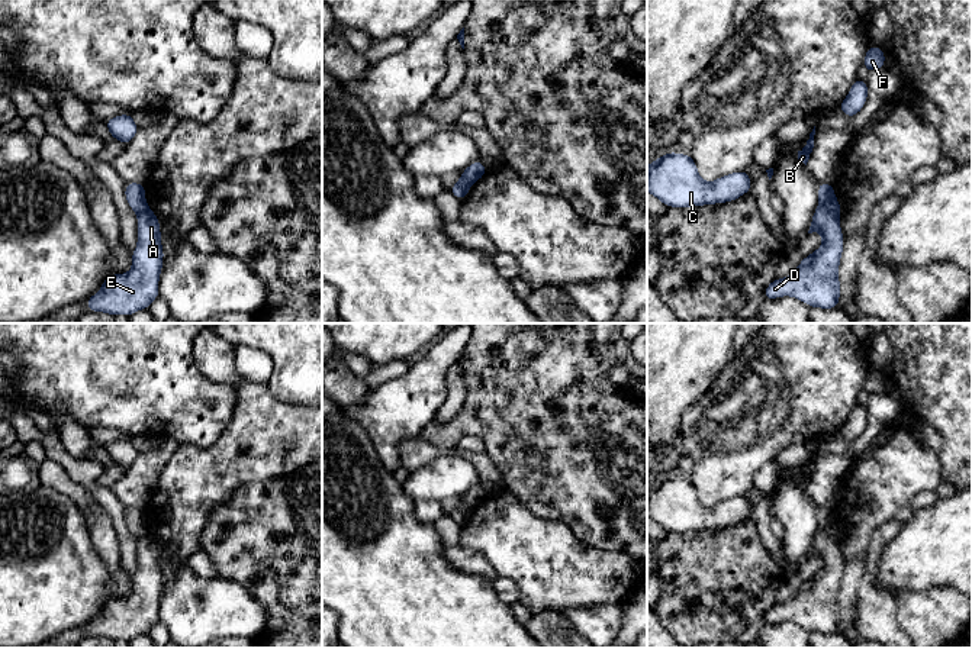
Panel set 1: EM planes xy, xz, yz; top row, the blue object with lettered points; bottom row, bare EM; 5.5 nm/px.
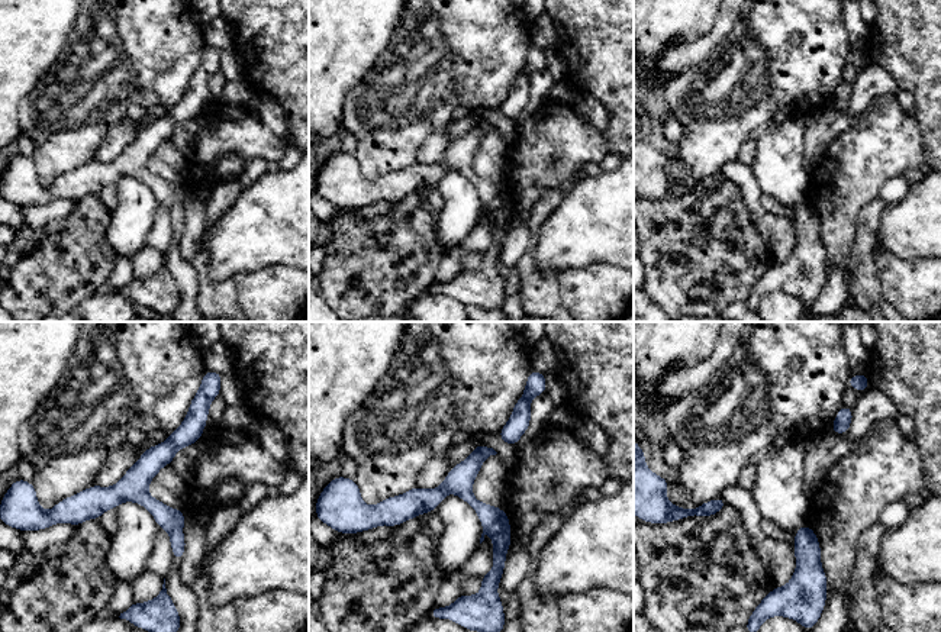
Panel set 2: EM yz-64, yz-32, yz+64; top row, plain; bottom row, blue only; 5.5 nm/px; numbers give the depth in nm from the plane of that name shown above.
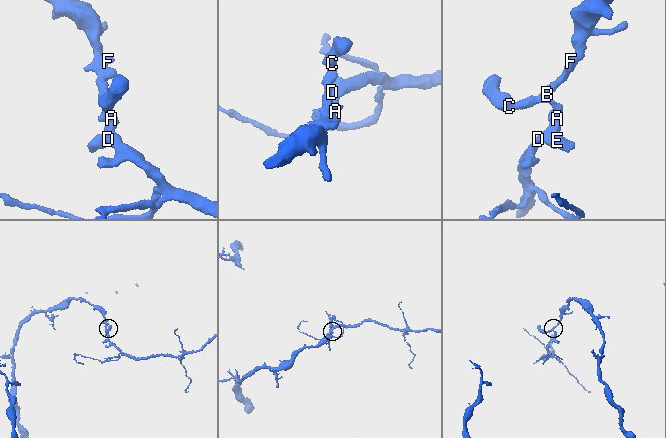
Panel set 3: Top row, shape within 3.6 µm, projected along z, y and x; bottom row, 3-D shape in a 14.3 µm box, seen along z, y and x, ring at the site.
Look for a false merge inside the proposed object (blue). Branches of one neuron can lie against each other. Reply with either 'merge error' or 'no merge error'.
merge error

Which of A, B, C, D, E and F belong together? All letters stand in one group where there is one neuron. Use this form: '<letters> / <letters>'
A D E / B C F

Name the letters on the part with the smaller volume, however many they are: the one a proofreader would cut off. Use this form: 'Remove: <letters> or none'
Remove: A, D, E

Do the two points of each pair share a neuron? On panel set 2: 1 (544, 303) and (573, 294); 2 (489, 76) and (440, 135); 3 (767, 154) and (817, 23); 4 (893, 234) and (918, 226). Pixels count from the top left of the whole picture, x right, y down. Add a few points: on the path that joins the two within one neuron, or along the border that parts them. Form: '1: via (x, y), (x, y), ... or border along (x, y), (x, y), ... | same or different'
1: border along (556, 276), (560, 284), (560, 297), (566, 306) | different
2: border along (444, 123), (432, 132), (419, 151) | different
3: border along (789, 115), (798, 116) | different
4: via (899, 232), (912, 228) | same

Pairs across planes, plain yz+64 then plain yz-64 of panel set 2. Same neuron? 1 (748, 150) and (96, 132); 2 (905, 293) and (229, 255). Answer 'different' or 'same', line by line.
1: different
2: different

